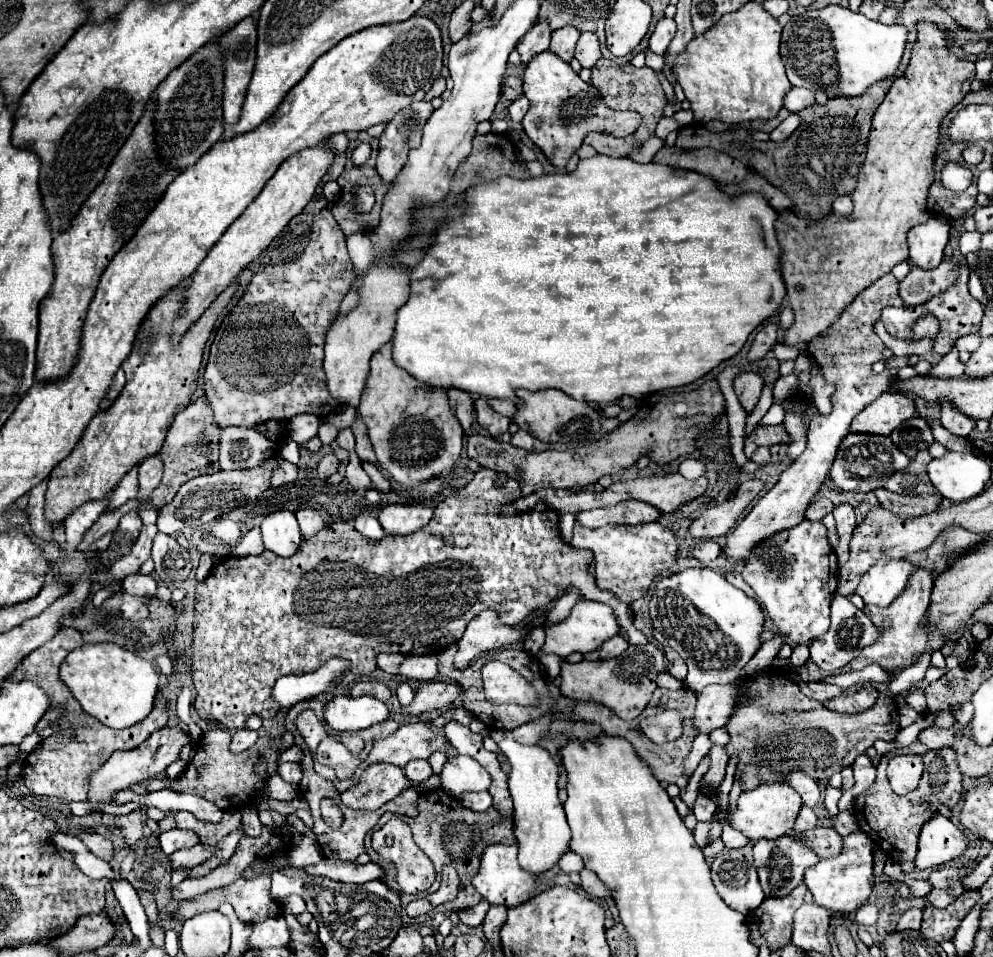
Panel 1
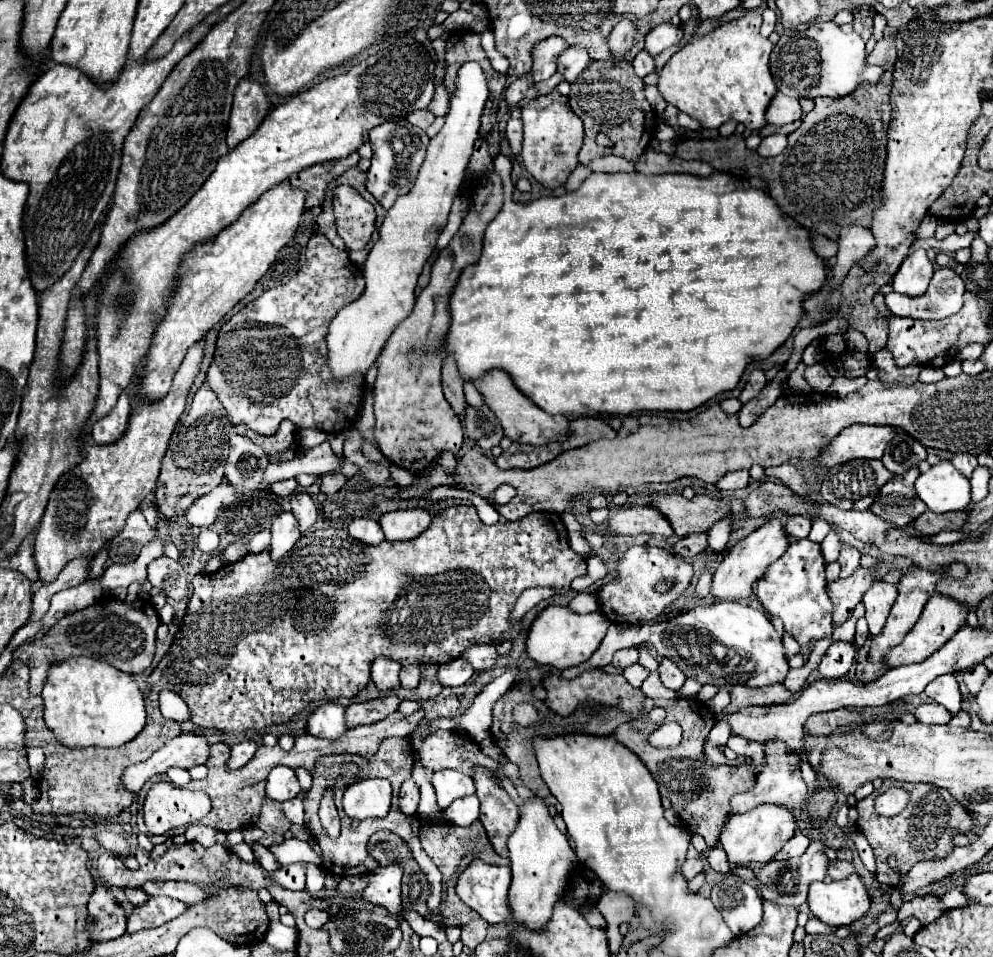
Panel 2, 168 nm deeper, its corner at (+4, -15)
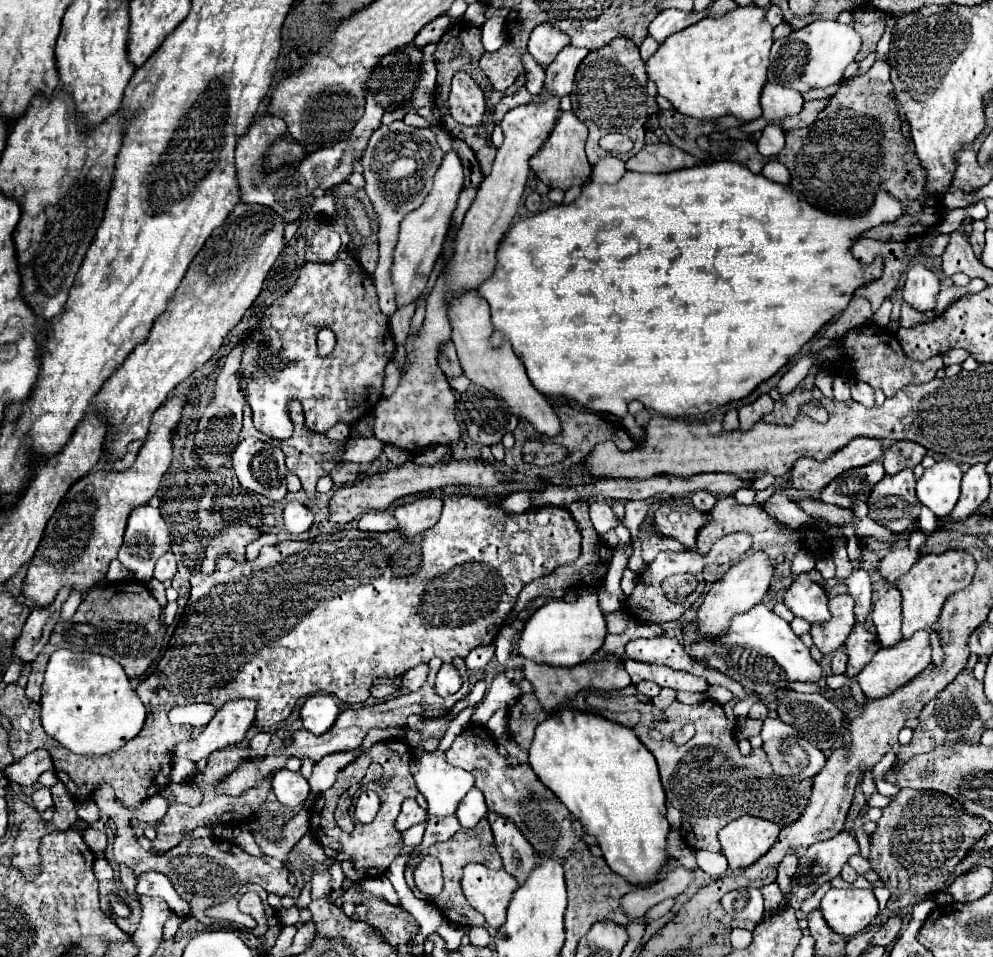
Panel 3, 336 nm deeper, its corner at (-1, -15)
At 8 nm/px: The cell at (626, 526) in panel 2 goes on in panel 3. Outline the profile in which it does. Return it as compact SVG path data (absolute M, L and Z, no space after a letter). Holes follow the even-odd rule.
M662 503L654 513L656 529L666 537L678 539L688 549L694 547L694 535L698 533L698 527L702 527L706 519L708 515L696 511L692 505Z

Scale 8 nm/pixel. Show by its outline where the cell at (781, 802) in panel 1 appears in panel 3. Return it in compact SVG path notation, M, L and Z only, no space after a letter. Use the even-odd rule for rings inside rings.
M740 817L730 821L720 833L722 853L732 869L750 867L776 843L780 825L758 817Z

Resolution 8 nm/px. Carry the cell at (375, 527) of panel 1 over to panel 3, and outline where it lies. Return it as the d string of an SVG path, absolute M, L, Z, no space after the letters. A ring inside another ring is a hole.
M376 511L376 513L364 513L358 519L358 529L362 531L376 531L376 533L388 533L398 527L394 515L390 511Z

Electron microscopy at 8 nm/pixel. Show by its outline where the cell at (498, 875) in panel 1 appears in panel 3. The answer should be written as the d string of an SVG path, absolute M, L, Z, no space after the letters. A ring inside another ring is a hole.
M470 863L464 867L464 897L486 917L486 923L494 929L500 929L506 921L506 903L510 901L514 887L518 887L516 879L504 869L494 871L480 863Z

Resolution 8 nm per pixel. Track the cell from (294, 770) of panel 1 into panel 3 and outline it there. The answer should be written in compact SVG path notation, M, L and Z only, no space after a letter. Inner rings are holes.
M280 769L272 779L272 789L278 801L286 807L298 807L310 793L308 781L302 773L292 773L288 769Z

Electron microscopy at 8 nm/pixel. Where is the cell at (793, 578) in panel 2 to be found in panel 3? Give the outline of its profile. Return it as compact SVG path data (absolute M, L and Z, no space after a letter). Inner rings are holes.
M796 573L792 585L784 589L784 605L800 619L814 623L824 623L832 617L828 609L828 595L824 587L810 579L810 573Z

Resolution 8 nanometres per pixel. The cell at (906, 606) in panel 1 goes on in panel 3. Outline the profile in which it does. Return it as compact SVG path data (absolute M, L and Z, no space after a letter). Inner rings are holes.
M946 551L942 555L922 555L908 573L898 577L898 591L902 593L902 639L910 639L912 633L930 627L946 601L954 591L966 589L972 583L976 571L976 561L966 551Z

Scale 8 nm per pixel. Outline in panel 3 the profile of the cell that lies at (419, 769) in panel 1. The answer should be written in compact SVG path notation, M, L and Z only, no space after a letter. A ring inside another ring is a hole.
M410 797L410 799L406 799L402 803L402 811L400 811L398 819L396 819L396 827L398 827L398 831L406 831L412 825L422 823L424 819L426 819L426 811L416 803L416 799Z

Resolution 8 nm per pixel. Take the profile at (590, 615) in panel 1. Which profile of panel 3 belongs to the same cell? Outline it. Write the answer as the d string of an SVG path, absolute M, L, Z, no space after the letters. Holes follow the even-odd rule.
M582 587L578 589L578 601L548 601L528 619L518 639L518 653L536 663L548 663L554 667L574 667L578 663L584 663L594 651L598 651L604 643L604 637L606 617L598 607L596 589Z

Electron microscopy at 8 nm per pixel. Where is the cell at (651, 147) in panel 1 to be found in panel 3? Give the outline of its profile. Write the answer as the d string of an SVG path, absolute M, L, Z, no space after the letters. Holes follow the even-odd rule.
M604 157L600 159L594 167L592 167L592 175L590 181L592 183L616 183L620 181L620 177L626 173L626 165L622 159L618 157Z

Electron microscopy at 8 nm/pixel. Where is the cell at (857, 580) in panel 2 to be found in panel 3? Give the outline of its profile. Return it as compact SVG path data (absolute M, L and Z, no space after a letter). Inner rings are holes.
M842 593L830 599L832 619L820 625L812 625L812 641L822 653L832 653L844 645L848 635L856 625L854 615L854 597L850 593Z

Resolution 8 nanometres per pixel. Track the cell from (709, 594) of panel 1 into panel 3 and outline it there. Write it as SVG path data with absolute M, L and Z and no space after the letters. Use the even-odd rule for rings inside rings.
M764 603L754 605L746 613L734 615L726 633L712 639L698 637L698 641L690 645L690 655L692 659L702 661L706 667L728 675L744 689L758 695L788 689L788 685L794 681L814 683L822 677L822 669L810 657L808 647L800 641L798 635L794 635L790 625L774 615Z

